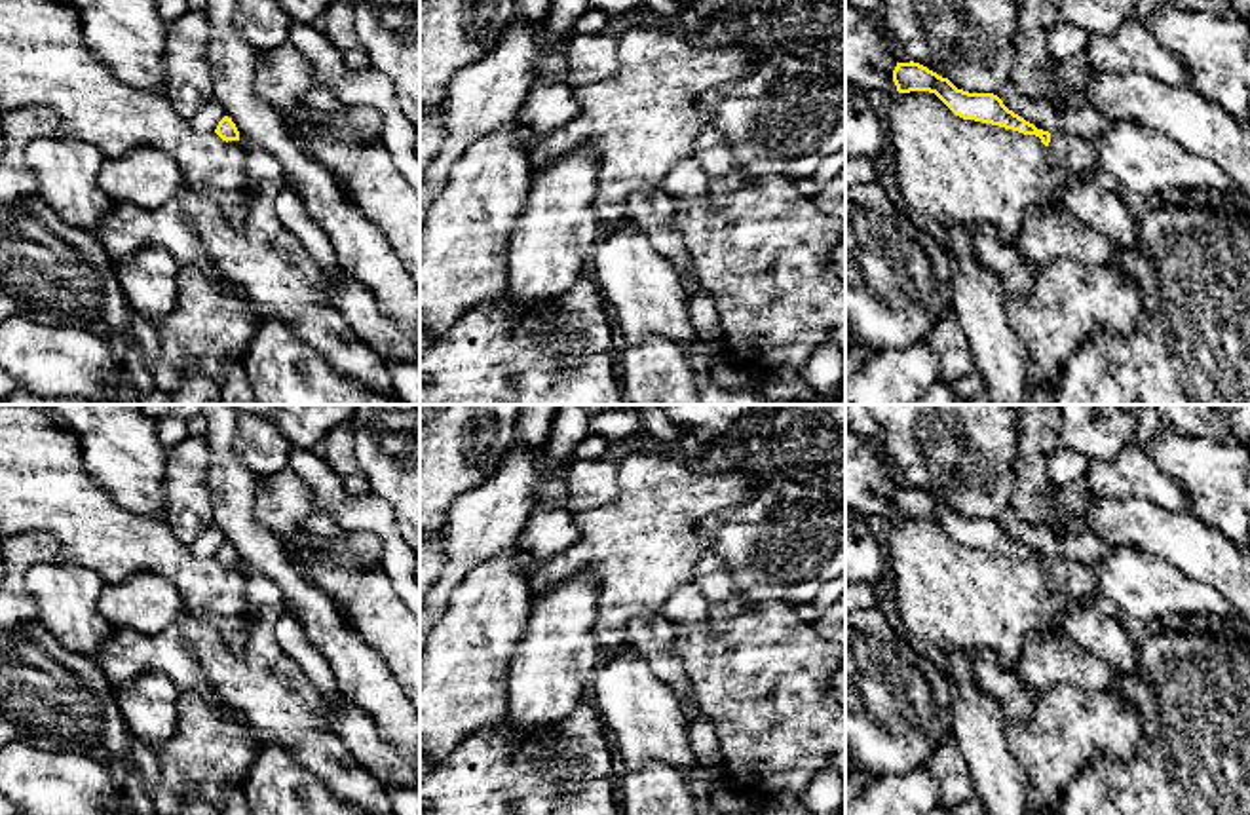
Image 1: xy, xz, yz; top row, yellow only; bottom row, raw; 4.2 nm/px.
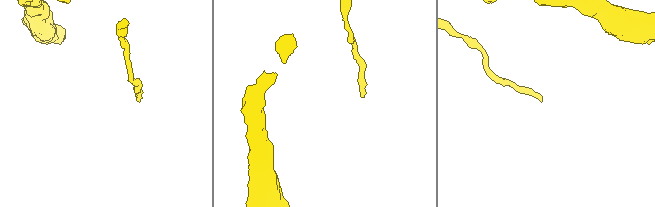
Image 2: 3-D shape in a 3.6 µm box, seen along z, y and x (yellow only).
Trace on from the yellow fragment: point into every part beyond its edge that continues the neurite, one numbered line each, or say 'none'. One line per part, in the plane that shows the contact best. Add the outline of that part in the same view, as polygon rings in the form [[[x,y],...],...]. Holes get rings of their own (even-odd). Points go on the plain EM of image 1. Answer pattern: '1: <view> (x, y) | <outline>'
1: yz (1076, 580) | [[[1052,559],[1049,574],[1056,587],[1073,600],[1085,600],[1100,593],[1098,578],[1089,564],[1071,559]]]

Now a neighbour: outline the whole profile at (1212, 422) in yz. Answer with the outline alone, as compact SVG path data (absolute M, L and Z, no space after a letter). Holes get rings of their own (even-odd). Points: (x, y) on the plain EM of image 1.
M1155 405L1161 422L1187 437L1235 443L1231 418L1237 405Z

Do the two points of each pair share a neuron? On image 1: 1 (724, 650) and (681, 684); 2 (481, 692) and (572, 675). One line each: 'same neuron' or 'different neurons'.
1: different neurons
2: different neurons

